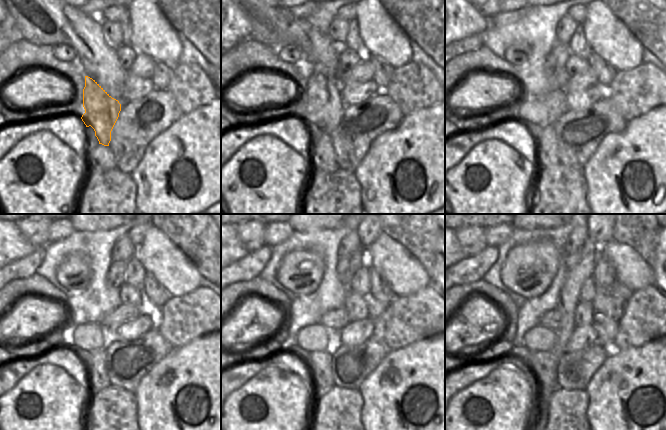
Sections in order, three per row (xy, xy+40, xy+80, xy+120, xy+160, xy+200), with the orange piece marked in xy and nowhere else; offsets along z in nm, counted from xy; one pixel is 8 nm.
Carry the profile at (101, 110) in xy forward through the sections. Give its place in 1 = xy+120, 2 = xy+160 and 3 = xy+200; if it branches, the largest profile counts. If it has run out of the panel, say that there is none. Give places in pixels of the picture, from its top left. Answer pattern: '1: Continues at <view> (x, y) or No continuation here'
1: Continues at xy+120 (116, 275)
2: Continues at xy+160 (346, 265)
3: Continues at xy+200 (589, 247)

